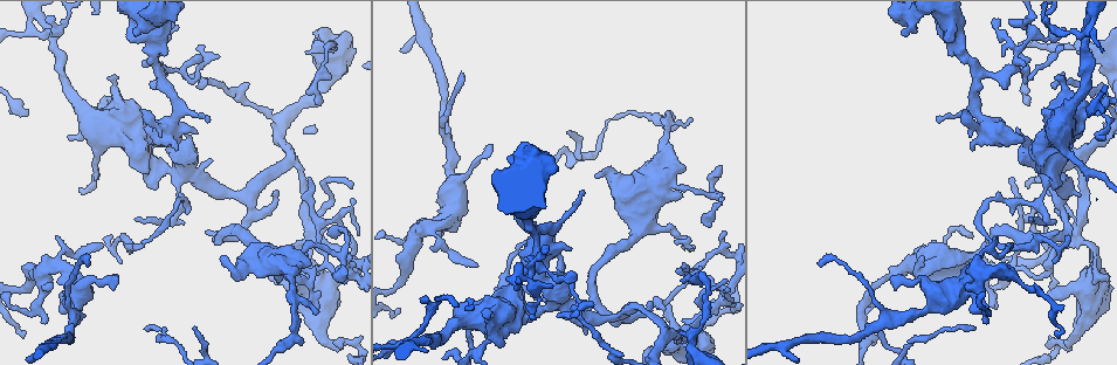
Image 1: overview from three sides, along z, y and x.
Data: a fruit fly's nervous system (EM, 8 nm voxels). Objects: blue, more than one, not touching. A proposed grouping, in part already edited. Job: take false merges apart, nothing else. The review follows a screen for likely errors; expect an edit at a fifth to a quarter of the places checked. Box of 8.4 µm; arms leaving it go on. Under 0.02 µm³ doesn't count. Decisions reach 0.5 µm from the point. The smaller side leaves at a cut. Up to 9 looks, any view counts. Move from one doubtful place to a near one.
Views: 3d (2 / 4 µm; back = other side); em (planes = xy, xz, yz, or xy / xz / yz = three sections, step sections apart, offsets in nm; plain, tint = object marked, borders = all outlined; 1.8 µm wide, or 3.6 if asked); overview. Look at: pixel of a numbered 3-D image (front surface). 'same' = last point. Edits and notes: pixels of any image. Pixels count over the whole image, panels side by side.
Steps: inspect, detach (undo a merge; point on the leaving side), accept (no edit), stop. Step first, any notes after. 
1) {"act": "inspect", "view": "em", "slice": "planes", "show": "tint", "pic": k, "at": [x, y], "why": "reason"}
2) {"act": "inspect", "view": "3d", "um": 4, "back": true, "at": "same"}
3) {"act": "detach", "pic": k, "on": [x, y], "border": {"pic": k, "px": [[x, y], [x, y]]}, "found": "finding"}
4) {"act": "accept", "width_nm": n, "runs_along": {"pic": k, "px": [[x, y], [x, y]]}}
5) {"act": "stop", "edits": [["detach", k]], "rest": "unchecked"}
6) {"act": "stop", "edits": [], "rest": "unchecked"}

{"act": "inspect", "view": "3d", "um": 4, "pic": 1, "at": [979, 74], "why": "three-way junction"}

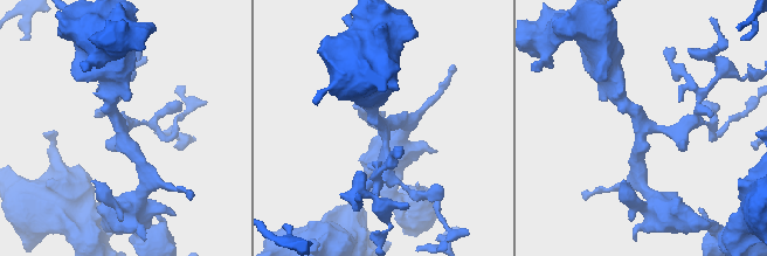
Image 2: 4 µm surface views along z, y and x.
{"act": "inspect", "view": "em", "slice": "xy", "step": 8, "show": "tint", "pic": 2, "at": [383, 127], "arms": 3, "arm_widths_nm": [190, 240, 260]}

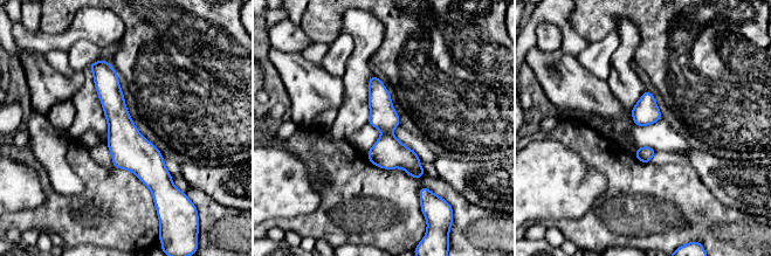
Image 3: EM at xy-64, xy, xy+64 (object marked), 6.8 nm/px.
{"act": "accept", "width_nm": 170, "found": "all the same neuron"}

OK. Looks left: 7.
{"act": "inspect", "view": "em", "slice": "xz", "step": 16, "show": "borders", "pic": 1, "at": [560, 299], "why": "four or more arms meet"}

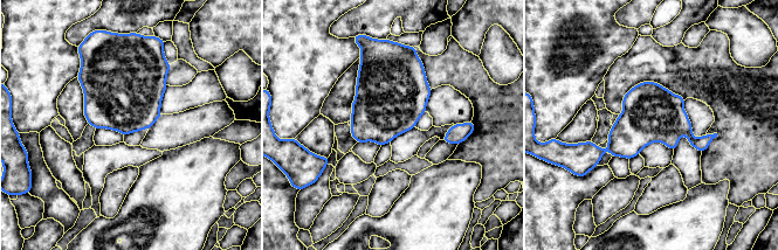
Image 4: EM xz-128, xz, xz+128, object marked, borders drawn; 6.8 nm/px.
{"act": "accept", "found": "one neuron here"}

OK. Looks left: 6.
{"act": "inspect", "view": "3d", "um": 4, "pic": 1, "at": [981, 268], "why": "sharp bend"}

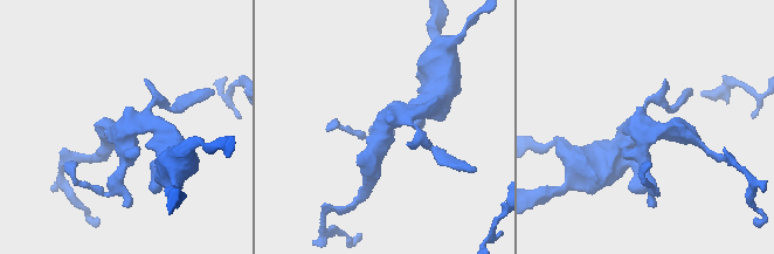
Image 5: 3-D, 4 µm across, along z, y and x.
{"act": "inspect", "view": "em", "slice": "xz", "step": 4, "show": "tint", "pic": 5, "at": [646, 128]}

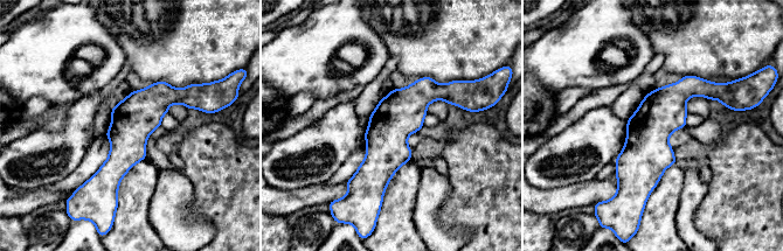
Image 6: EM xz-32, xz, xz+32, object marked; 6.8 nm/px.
{"act": "accept", "arms": 4, "runs_along": {"pic": 6, "px": [[705, 83], [650, 126], [636, 197]]}, "found": "one neuron here"}

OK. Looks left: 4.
{"act": "inspect", "view": "3d", "um": 4, "back": true, "pic": 1, "at": [424, 336], "why": "four arms meet"}

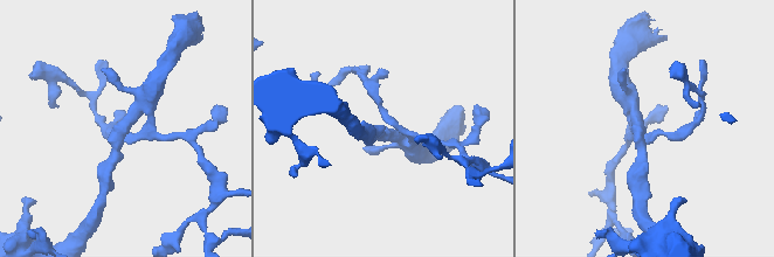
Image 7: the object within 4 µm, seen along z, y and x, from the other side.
{"act": "inspect", "view": "em", "slice": "planes", "show": "tint", "pic": 7, "at": [385, 130], "arms": 4, "why": "need the tissue"}

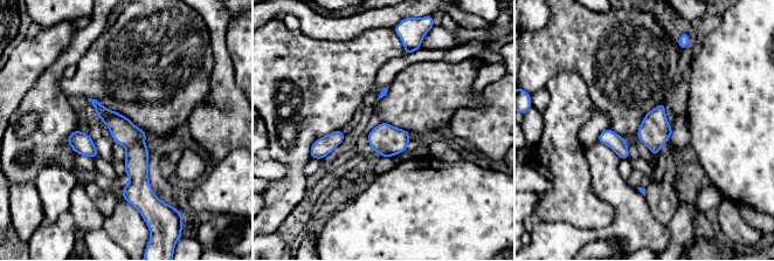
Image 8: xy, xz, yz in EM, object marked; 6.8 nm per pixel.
{"act": "accept", "width_nm": 180, "runs_along": {"pic": 8, "px": [[96, 104], [135, 144], [135, 199]]}, "found": "continuous, no second neuron"}

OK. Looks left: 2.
{"act": "stop", "edits": [], "rest": "unchecked"}

